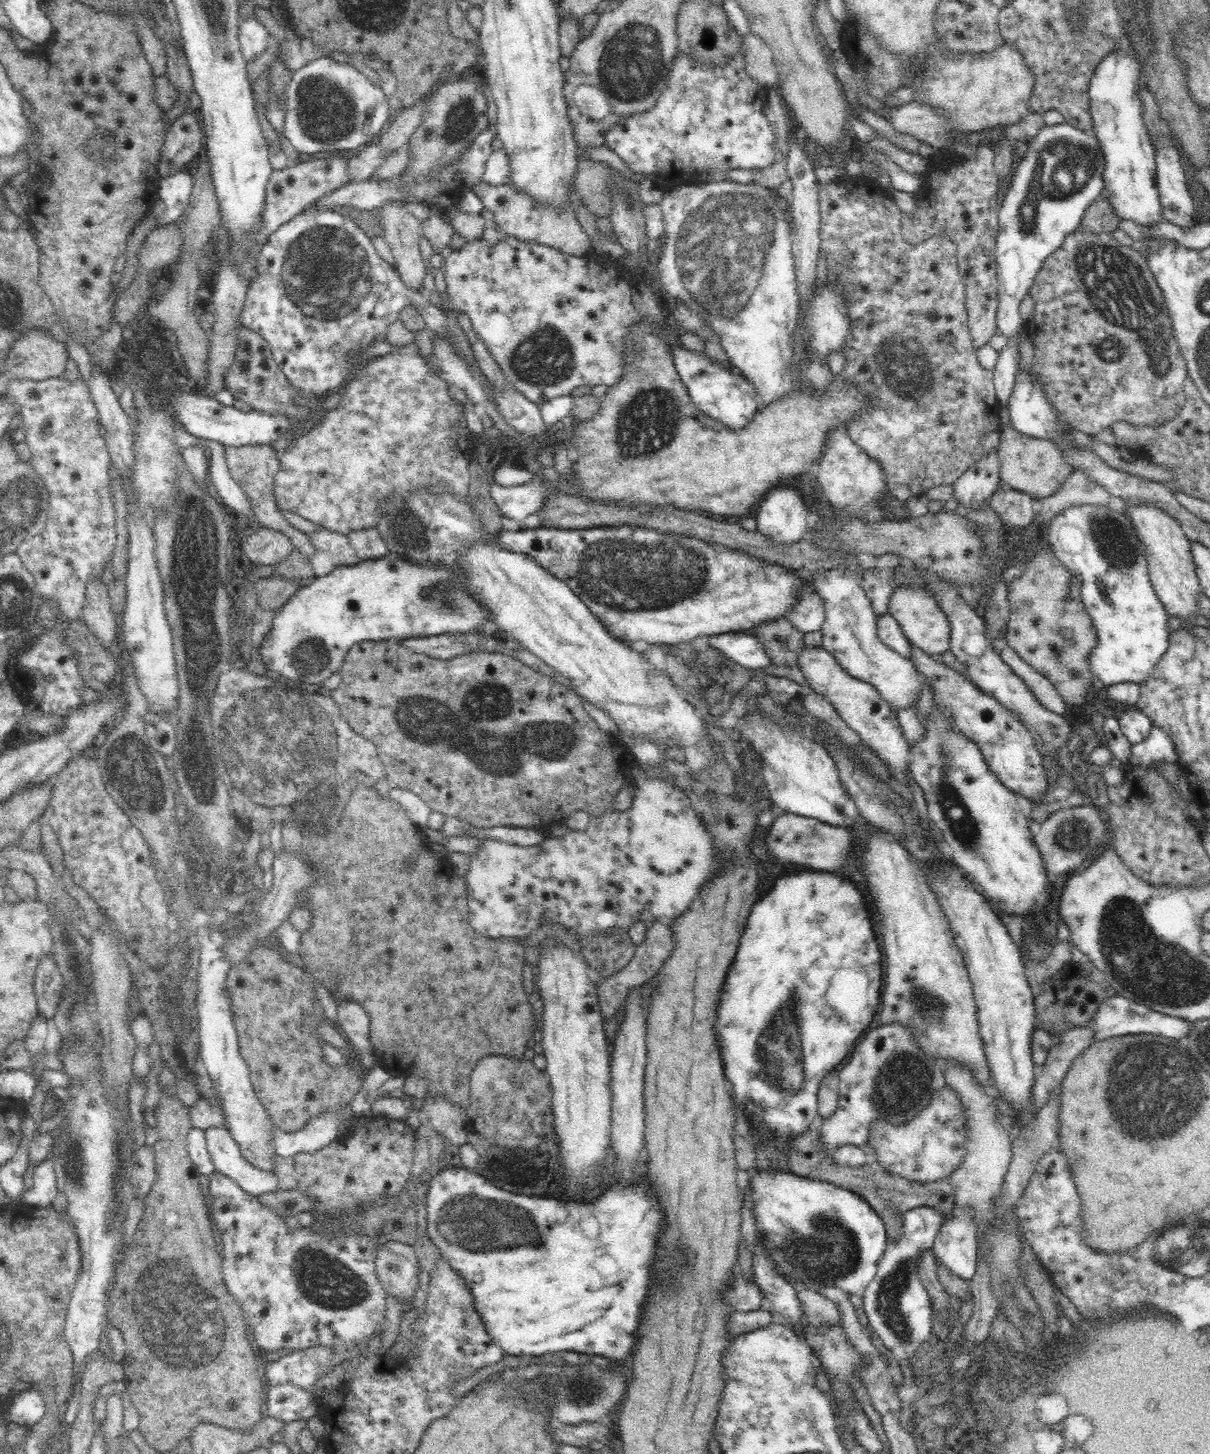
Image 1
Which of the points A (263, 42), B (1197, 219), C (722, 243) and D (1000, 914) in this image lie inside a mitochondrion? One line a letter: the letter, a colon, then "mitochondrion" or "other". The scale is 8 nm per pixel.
A: other
B: other
C: mitochondrion
D: other

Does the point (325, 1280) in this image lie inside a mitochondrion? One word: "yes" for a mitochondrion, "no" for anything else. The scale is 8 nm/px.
yes

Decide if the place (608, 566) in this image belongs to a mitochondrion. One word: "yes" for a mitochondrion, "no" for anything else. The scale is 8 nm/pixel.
yes

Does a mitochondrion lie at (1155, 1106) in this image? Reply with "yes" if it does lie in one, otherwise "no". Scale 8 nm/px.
yes

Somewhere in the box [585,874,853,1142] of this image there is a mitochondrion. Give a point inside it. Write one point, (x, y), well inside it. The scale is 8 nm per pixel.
(778, 1045)

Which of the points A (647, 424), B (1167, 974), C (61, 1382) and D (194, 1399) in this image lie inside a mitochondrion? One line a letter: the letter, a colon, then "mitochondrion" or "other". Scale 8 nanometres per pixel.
A: mitochondrion
B: mitochondrion
C: other
D: other

